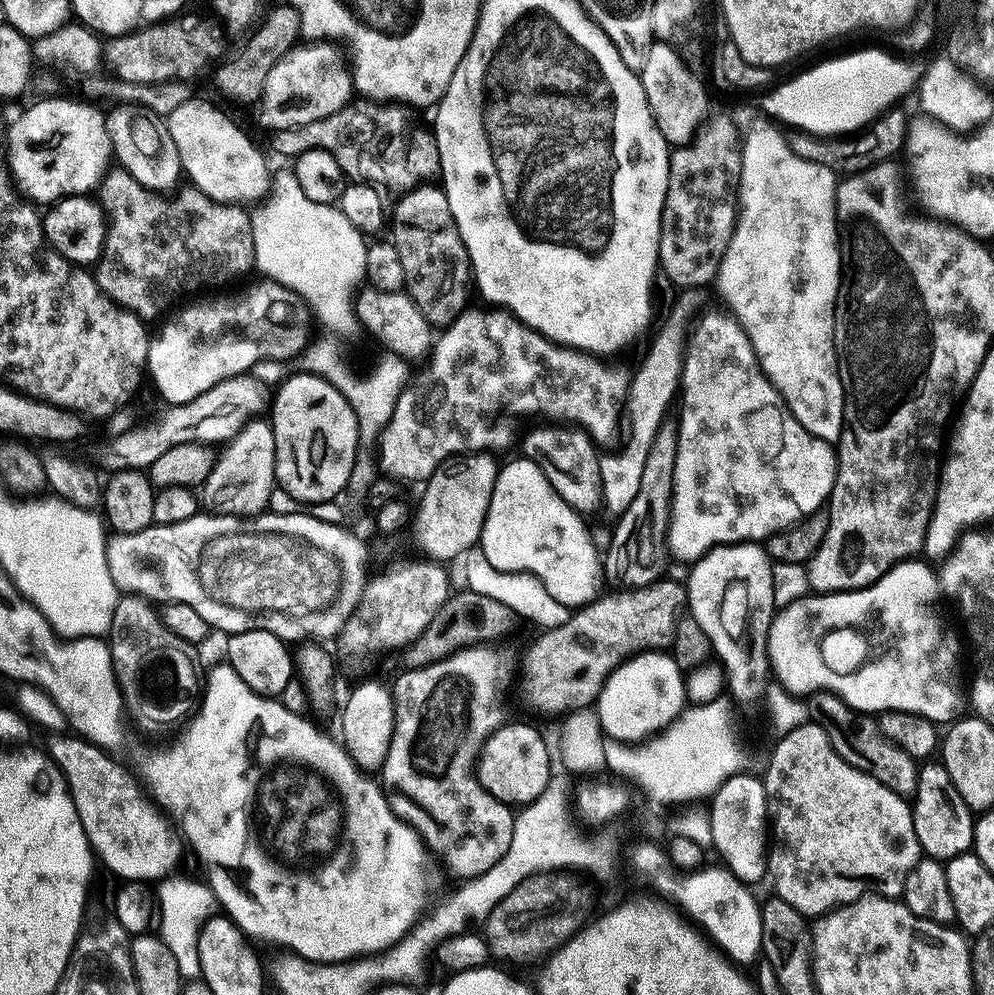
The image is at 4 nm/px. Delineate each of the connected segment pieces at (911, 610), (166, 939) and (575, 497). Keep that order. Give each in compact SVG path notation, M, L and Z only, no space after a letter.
M913 558L895 564L882 578L878 578L868 588L858 588L855 592L826 592L823 594L807 594L800 600L786 607L781 607L773 615L772 625L768 627L768 663L771 671L780 679L779 686L785 693L797 698L807 698L813 692L833 692L841 696L851 708L857 712L879 714L881 712L916 712L926 717L937 726L947 725L961 715L960 707L966 700L960 697L960 680L956 677L956 644L948 637L942 621L936 617L936 603L942 600L942 589L939 575L923 559Z
M172 874L159 881L156 896L160 899L160 930L158 936L168 952L174 954L181 977L196 978L200 976L200 959L198 958L198 934L200 928L214 915L217 907L216 896L199 879L187 880L181 874Z
M540 422L524 436L523 455L534 457L537 466L546 474L550 486L581 514L588 514L592 507L601 503L600 499L600 456L591 436L579 426L565 426L560 422Z

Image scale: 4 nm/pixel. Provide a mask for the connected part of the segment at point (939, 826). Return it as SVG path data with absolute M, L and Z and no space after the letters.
M928 762L917 771L916 791L910 803L914 834L918 834L920 851L925 857L947 862L973 847L974 813L962 802L962 794L954 790L954 782L950 782L950 774L946 774L943 764Z

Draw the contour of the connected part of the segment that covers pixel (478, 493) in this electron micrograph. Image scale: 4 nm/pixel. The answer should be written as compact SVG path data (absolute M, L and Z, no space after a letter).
M465 452L451 456L434 469L424 488L424 505L420 508L420 536L429 557L437 562L449 562L463 552L475 549L484 529L484 519L494 494L498 471L495 455Z

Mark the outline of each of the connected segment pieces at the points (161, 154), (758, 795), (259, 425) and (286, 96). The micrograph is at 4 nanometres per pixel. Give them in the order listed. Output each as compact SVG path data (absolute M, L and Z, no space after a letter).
M116 106L108 116L108 132L112 136L112 150L119 167L129 172L143 188L156 194L164 194L167 188L174 187L179 180L182 180L182 169L178 150L174 146L174 138L170 138L170 130L161 117L139 106Z
M737 772L729 777L711 797L708 813L711 818L713 849L718 850L723 865L740 881L752 886L767 875L766 836L762 824L767 821L767 804L763 781L756 775Z
M252 418L235 437L223 445L212 467L212 473L205 478L202 504L209 513L221 516L259 516L268 508L272 489L277 487L276 447L272 425L267 419Z
M300 42L296 47L290 49L270 70L266 78L266 90L262 97L264 113L260 120L268 127L268 130L279 130L281 128L297 128L310 122L318 122L328 115L334 114L343 107L349 105L354 96L354 72L344 61L340 48L336 42Z

